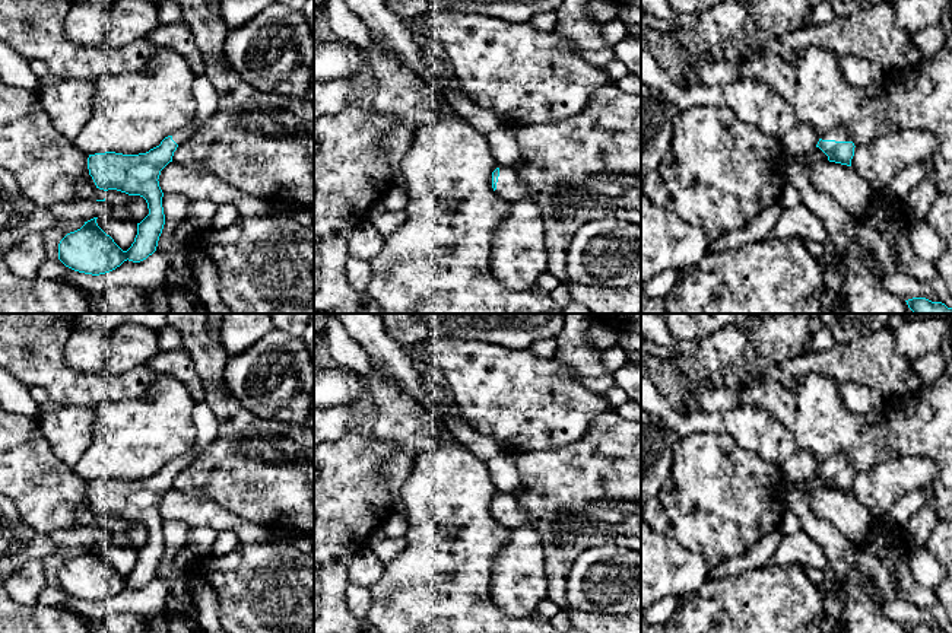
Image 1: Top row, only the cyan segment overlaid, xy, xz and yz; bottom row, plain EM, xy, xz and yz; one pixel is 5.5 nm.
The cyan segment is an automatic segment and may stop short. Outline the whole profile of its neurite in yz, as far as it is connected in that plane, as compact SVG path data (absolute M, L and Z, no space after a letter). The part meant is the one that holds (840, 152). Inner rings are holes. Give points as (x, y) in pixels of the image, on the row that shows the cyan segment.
M847 127L835 128L822 136L816 147L828 156L829 162L851 166L856 146Z

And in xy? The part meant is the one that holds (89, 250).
M188 124L146 153L105 152L89 155L88 169L96 188L140 195L147 203L149 214L137 223L137 235L127 251L123 251L98 226L98 217L93 217L60 241L58 260L74 271L99 276L115 270L127 260L140 263L152 255L165 225L164 193L158 181L161 171L172 162L177 147L188 140L196 130L197 127Z

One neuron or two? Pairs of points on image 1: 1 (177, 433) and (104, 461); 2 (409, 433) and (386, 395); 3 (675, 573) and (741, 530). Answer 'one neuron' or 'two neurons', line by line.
1: one neuron
2: one neuron
3: two neurons

